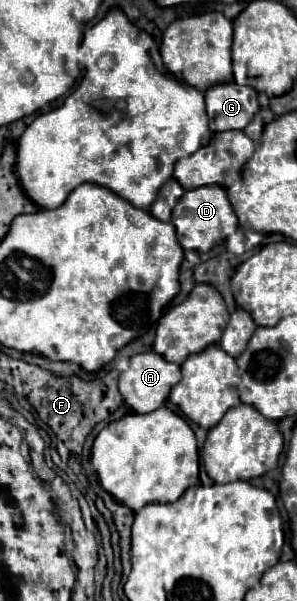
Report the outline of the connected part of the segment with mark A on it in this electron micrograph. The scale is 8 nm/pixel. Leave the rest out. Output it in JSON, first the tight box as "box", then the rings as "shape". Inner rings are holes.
{"box":[119,352,181,414],"shape":[[[143,352],[143,354],[135,354],[129,360],[129,368],[125,372],[121,372],[119,376],[119,392],[125,400],[127,406],[131,406],[137,414],[149,414],[153,410],[157,410],[159,406],[165,404],[171,388],[181,380],[181,368],[179,364],[171,364],[167,360],[163,360],[163,356],[155,354],[155,352]]]}

